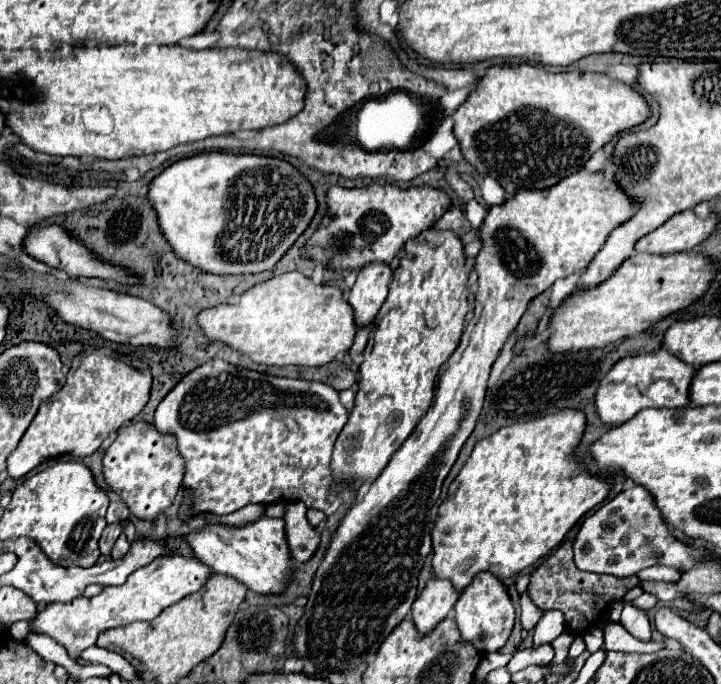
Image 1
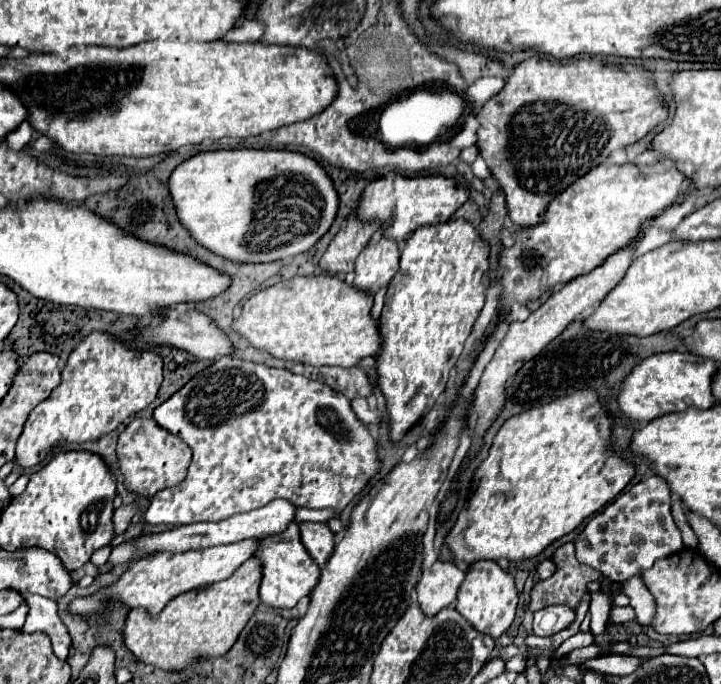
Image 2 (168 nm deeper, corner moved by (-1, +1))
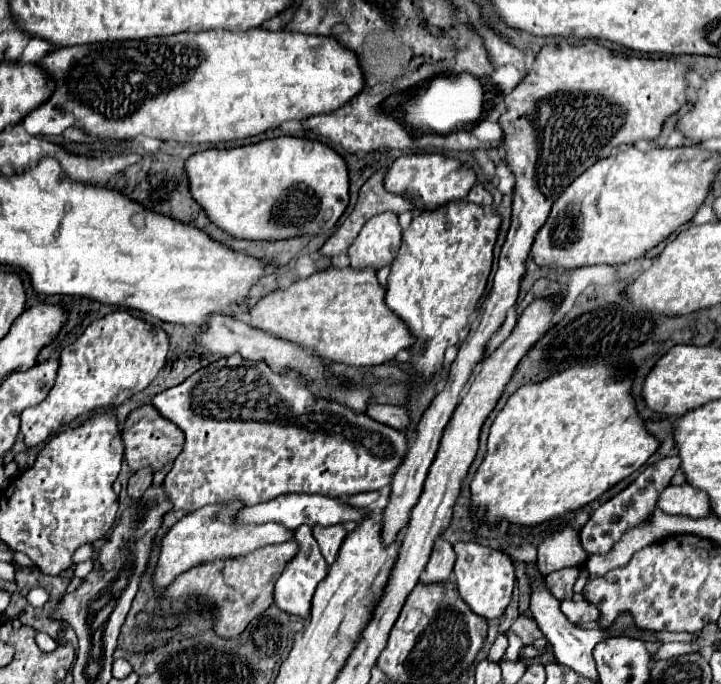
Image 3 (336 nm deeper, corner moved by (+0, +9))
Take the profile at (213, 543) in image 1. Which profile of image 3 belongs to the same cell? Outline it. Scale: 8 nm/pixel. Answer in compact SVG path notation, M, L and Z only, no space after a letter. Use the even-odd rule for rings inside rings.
M300 525L294 531L294 541L298 543L298 553L286 563L282 575L276 581L274 603L286 613L292 613L292 615L298 615L298 617L308 617L314 589L326 577L328 565L326 565L326 561L324 561L324 557L320 553L320 549L318 549L318 545L316 545L316 541L312 537L312 529L308 525Z

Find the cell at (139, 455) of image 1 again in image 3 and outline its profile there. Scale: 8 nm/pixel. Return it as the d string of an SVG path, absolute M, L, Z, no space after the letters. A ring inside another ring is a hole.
M144 405L134 409L122 429L122 441L124 441L124 459L132 471L152 467L152 471L160 471L164 465L172 465L174 459L182 453L184 447L184 433L172 425L172 421L160 417L154 407Z

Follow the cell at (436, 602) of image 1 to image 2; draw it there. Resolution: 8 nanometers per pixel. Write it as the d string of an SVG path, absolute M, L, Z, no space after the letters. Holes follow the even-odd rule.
M437 559L427 567L417 583L417 601L425 615L435 615L443 607L449 607L457 599L457 589L465 577L453 561Z

